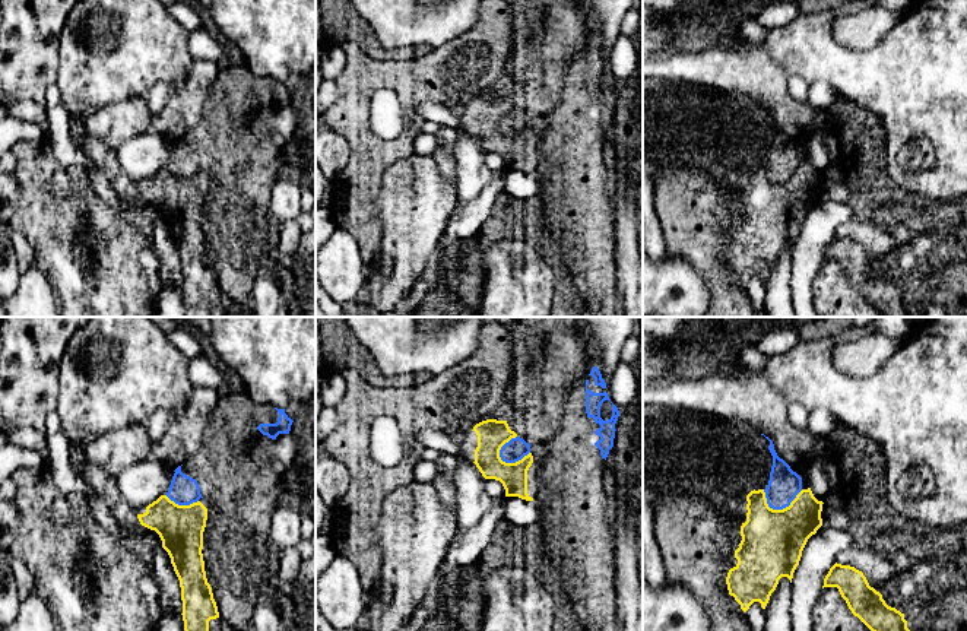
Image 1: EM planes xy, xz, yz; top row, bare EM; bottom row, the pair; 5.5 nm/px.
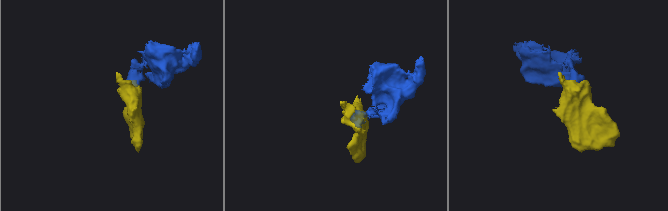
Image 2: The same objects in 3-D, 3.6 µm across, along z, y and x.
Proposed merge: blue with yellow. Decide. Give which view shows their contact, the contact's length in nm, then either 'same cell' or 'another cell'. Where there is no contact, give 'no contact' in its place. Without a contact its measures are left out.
meets blue in xz; contact 180 nm long; another cell

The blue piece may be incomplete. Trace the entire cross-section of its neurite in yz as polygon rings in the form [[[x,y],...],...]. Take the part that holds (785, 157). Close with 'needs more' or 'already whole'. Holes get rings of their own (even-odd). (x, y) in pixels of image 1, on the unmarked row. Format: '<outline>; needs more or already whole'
[[[768,110],[765,111],[770,114],[768,123],[773,129],[773,139],[770,153],[764,165],[770,181],[783,183],[789,180],[802,164],[802,150],[777,129],[773,114]]]; already whole

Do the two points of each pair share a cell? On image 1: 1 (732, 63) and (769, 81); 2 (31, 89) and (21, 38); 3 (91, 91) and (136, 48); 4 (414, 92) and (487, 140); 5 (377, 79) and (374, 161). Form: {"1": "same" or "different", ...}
{"1": "same", "2": "same", "3": "same", "4": "different", "5": "same"}

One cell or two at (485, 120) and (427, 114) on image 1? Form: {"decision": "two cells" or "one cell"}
{"decision": "two cells"}

